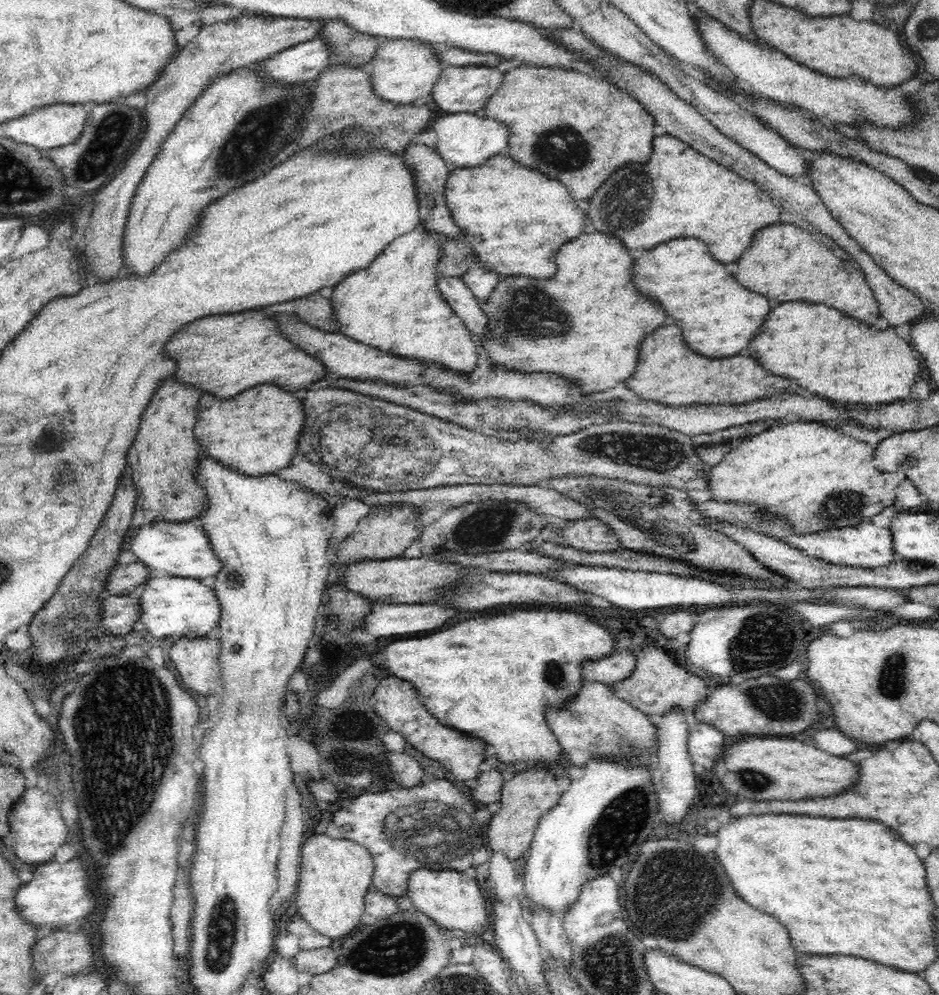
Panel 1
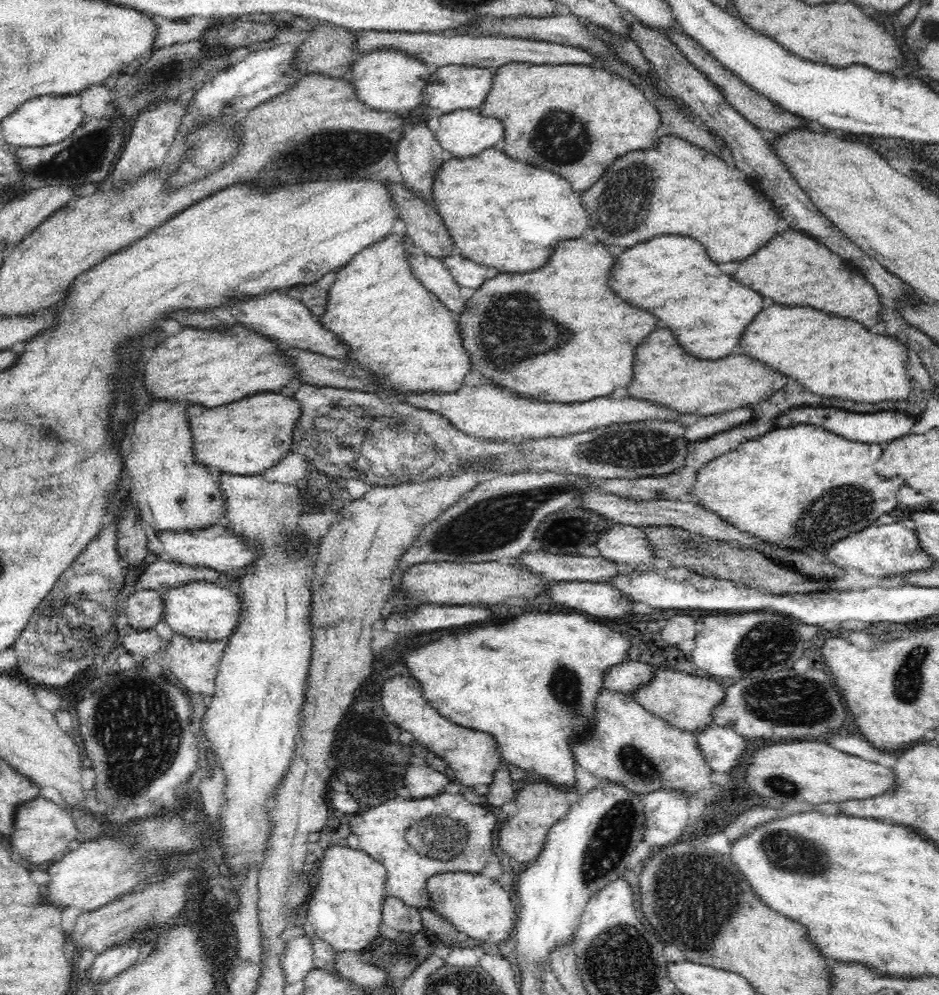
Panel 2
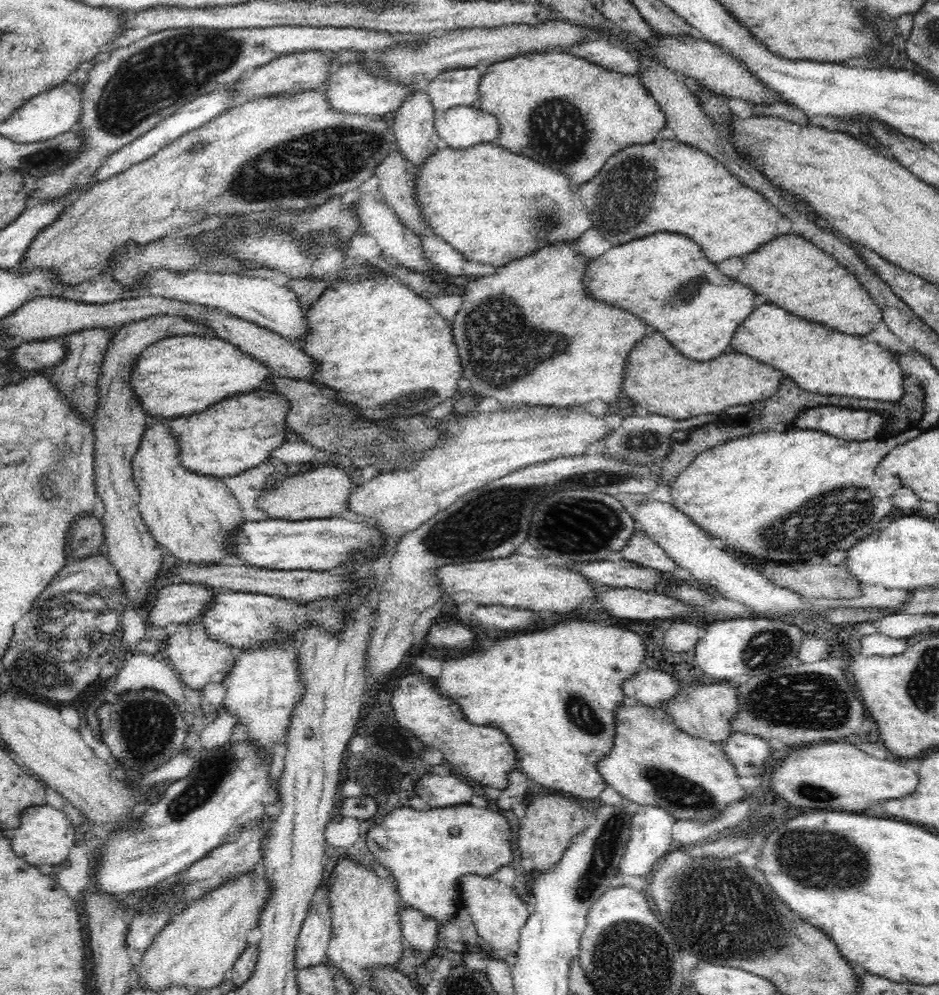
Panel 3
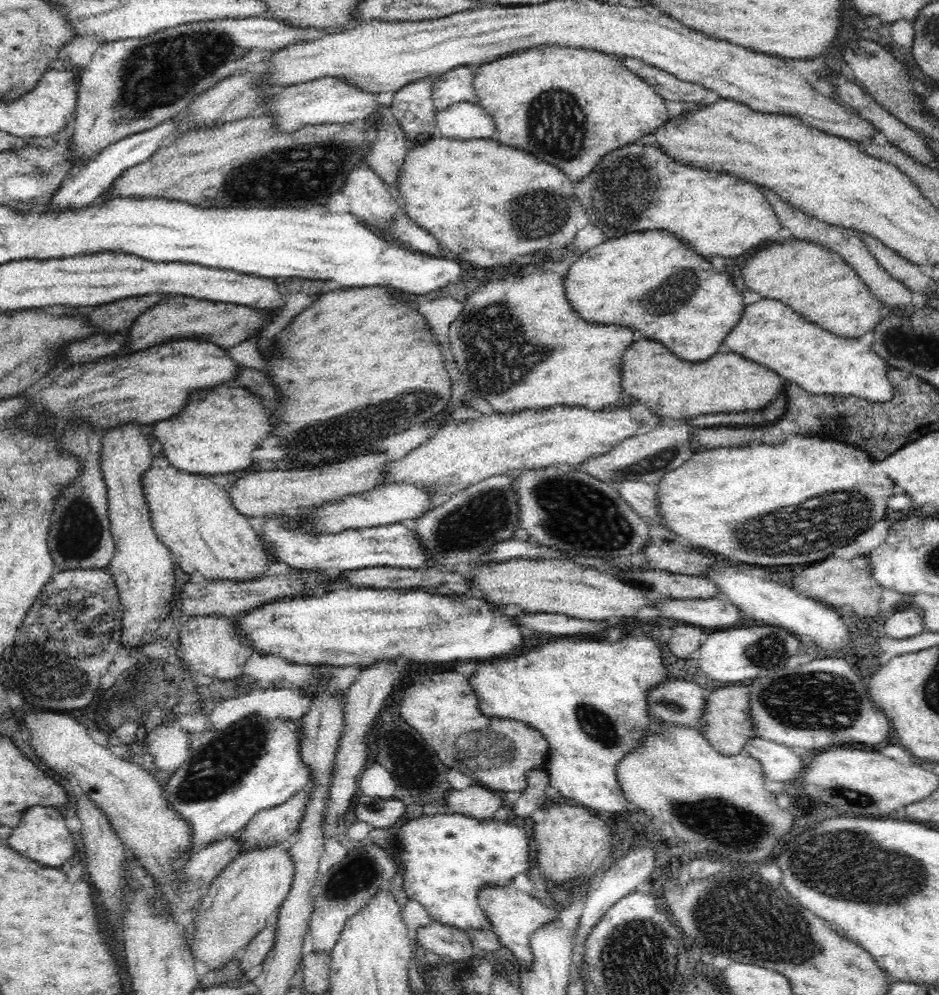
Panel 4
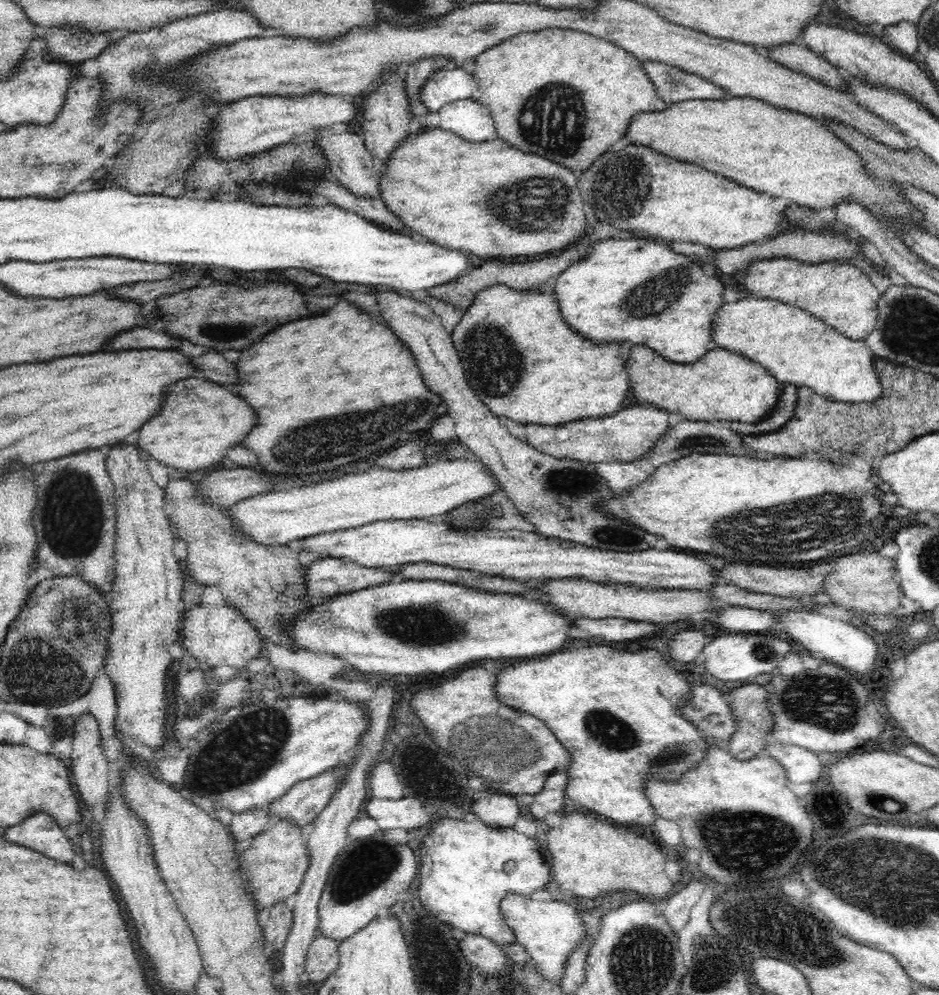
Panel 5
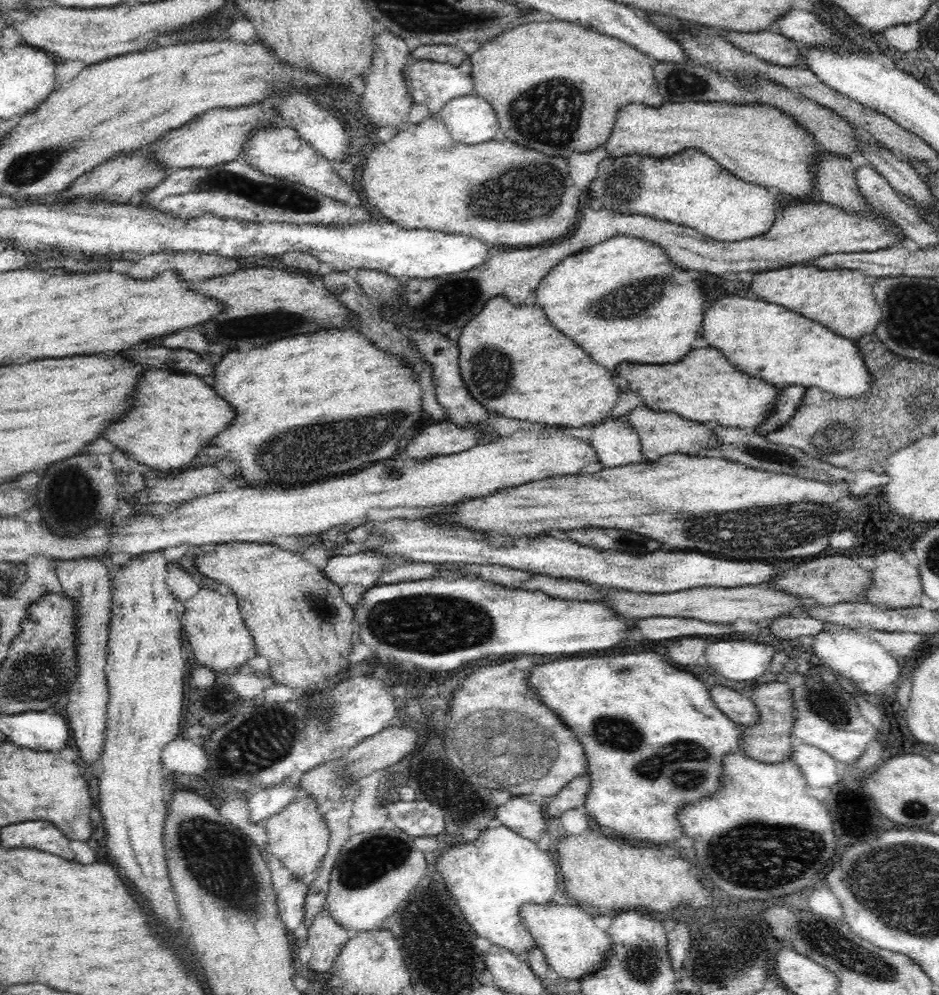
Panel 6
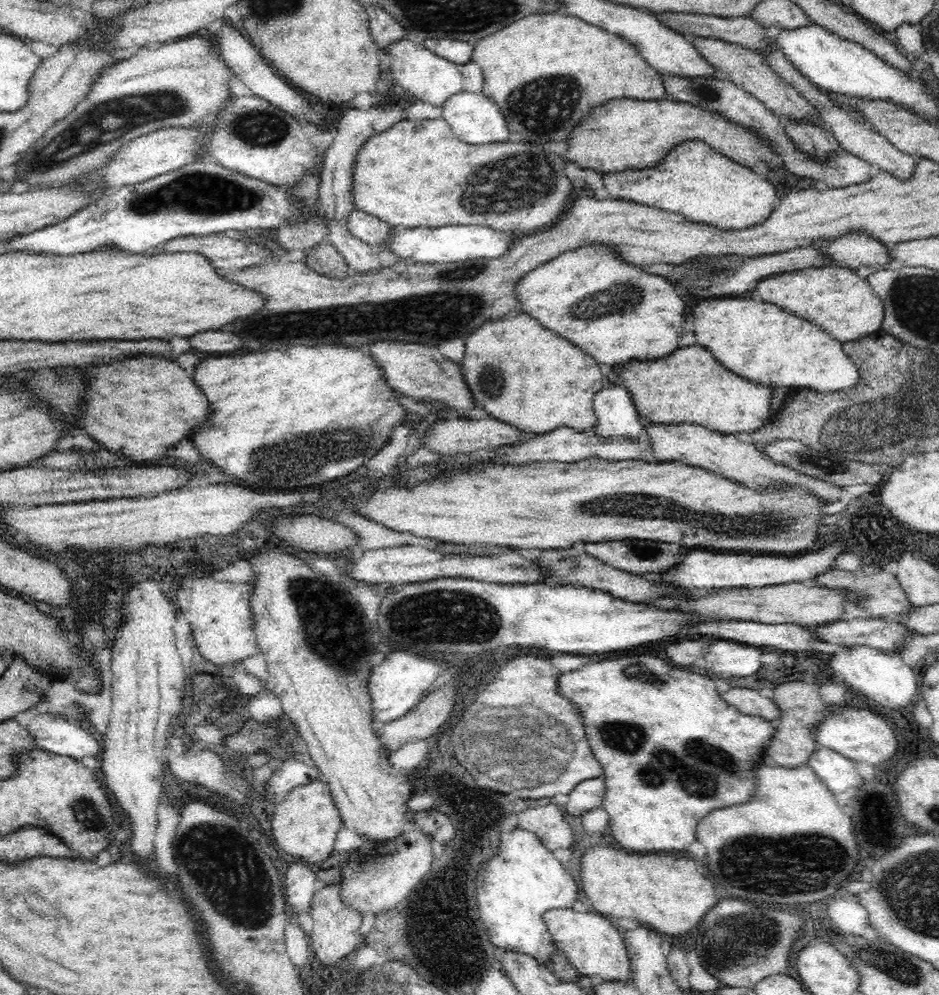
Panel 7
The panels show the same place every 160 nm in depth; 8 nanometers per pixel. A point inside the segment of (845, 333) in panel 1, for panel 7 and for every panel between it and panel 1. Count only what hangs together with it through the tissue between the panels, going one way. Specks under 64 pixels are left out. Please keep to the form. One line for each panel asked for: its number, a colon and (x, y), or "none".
2: (836, 358)
3: (819, 360)
4: (772, 334)
5: (796, 348)
6: (765, 340)
7: (759, 341)

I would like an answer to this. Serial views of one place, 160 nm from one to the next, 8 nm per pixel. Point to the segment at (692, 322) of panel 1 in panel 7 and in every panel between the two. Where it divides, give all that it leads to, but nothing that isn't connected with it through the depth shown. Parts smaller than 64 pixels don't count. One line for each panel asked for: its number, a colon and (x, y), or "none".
2: (671, 276)
3: (664, 279)
4: (623, 281)
5: (610, 295)
6: (621, 300)
7: (629, 313)

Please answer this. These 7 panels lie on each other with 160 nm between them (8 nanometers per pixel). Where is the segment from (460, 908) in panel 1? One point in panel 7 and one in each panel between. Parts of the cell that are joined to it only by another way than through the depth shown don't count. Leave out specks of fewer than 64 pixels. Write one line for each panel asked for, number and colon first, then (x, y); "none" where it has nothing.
2: (478, 907)
3: (498, 914)
4: (516, 916)
5: (550, 931)
6: (574, 947)
7: (590, 941)

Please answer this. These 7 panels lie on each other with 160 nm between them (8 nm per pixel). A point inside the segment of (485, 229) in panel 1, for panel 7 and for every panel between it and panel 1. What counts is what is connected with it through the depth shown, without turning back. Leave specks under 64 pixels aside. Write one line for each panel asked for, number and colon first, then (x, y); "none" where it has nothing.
2: (504, 214)
3: (492, 206)
4: (487, 203)
5: (488, 199)
6: (421, 179)
7: (416, 174)

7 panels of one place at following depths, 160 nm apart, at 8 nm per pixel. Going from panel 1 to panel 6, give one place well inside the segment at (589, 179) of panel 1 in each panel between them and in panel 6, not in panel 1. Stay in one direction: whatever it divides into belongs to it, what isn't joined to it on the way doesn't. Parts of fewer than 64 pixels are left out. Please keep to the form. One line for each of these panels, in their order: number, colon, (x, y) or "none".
2: (576, 120)
3: (558, 108)
4: (518, 89)
5: (594, 87)
6: (555, 85)

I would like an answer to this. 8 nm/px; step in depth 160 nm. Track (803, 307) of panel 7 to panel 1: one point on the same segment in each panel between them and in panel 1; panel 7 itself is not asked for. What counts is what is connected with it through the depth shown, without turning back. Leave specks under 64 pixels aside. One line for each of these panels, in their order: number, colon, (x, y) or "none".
1: (786, 263)
2: (793, 269)
3: (790, 271)
4: (815, 281)
5: (839, 294)
6: (842, 300)

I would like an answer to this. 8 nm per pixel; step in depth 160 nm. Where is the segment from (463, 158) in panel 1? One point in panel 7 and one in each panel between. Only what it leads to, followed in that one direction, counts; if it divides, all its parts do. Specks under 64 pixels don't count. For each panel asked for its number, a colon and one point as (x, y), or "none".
2: (464, 133)
3: (462, 127)
4: (463, 121)
5: (467, 118)
6: (470, 119)
7: (474, 118)

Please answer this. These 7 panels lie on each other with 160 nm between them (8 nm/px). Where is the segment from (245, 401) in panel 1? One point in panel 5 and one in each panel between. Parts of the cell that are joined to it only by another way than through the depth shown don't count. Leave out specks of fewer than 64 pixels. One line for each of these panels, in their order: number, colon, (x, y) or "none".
2: (243, 438)
3: (237, 434)
4: (217, 434)
5: (192, 432)

